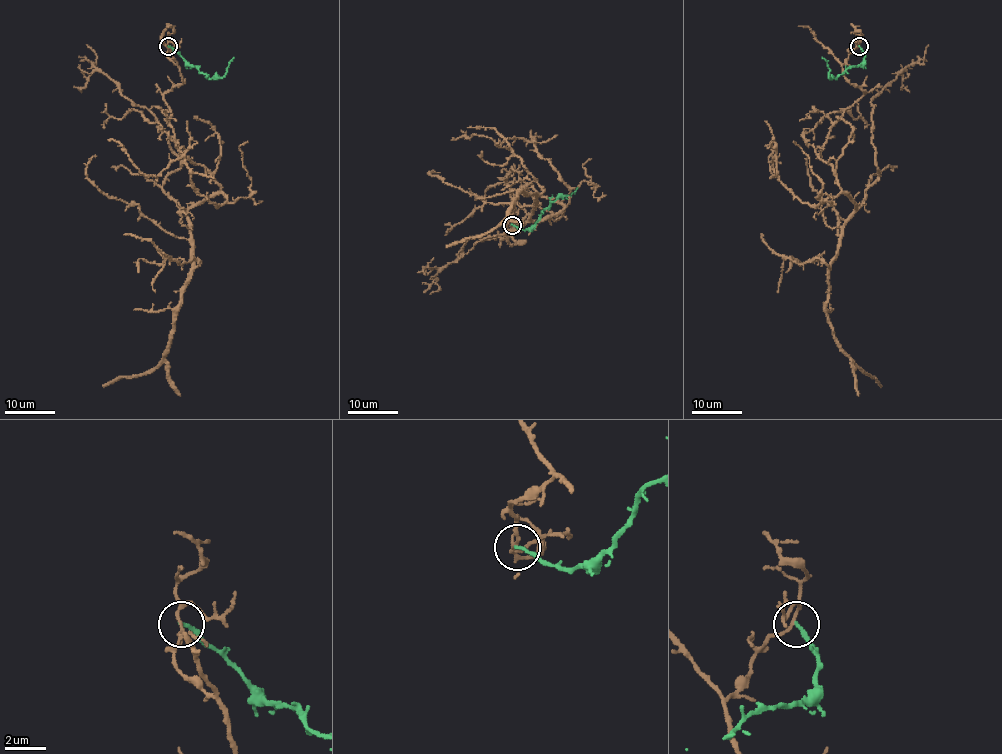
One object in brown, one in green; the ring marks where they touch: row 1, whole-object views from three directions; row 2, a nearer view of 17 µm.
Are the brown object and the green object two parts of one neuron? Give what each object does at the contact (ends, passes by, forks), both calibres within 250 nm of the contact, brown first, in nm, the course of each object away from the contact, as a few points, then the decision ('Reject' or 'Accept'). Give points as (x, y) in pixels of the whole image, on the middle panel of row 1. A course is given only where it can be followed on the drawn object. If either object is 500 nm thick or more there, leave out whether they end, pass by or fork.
At the ring brown passes by. At the ring green ends. Thickness 150 nm (brown) against 180 nm. Course of brown: (512, 224), (526, 215), (507, 229), (525, 185), (563, 205), (506, 232), (523, 242), (473, 236), (430, 294). Course of green: (512, 225), (528, 230), (552, 202), (577, 187). Reject

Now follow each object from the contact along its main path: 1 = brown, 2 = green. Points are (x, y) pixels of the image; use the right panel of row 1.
1: (858, 46), (842, 66), (863, 94), (818, 156), (856, 208), (878, 176), (871, 101), (923, 62), (928, 44)
2: (859, 46), (864, 59), (837, 78), (831, 77), (827, 62), (822, 57)

